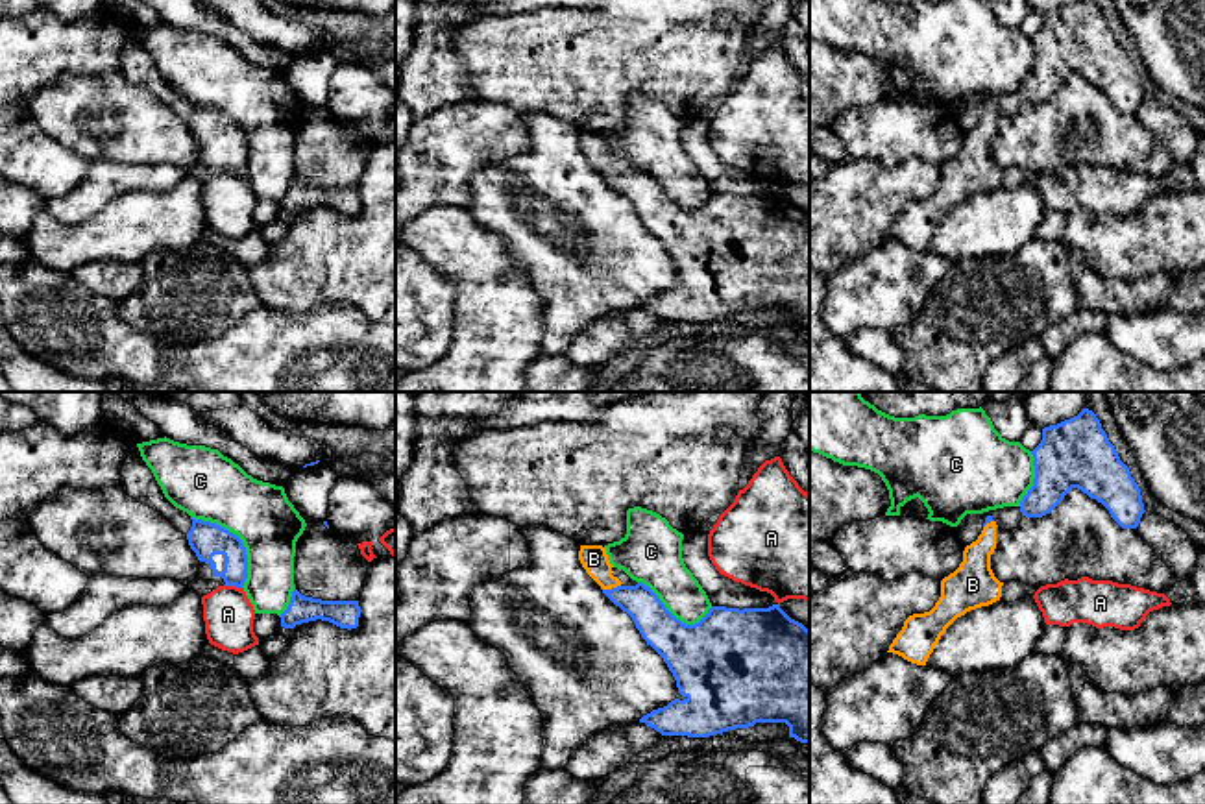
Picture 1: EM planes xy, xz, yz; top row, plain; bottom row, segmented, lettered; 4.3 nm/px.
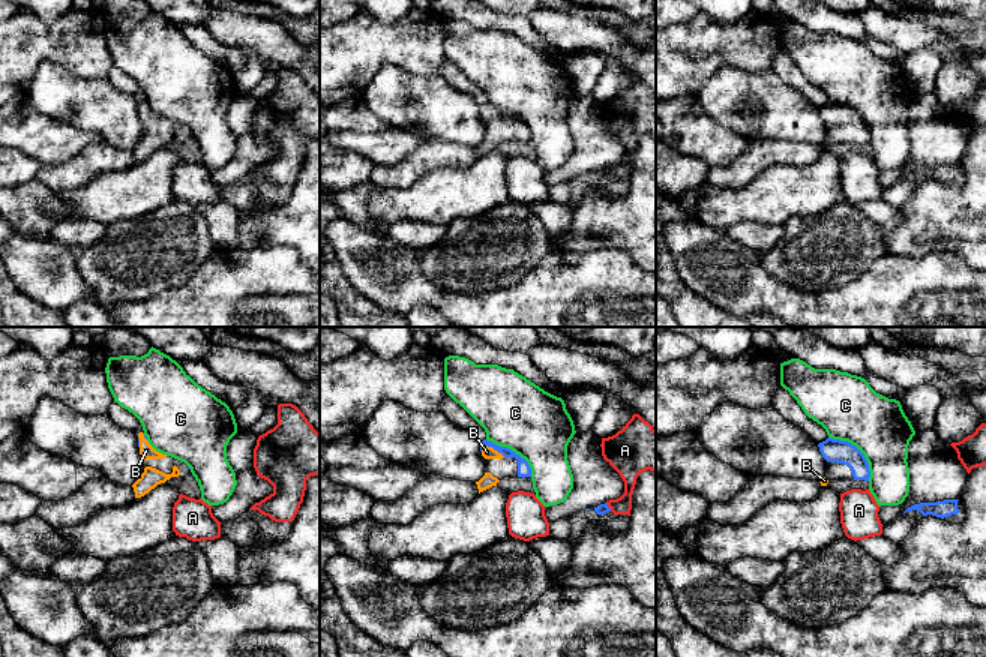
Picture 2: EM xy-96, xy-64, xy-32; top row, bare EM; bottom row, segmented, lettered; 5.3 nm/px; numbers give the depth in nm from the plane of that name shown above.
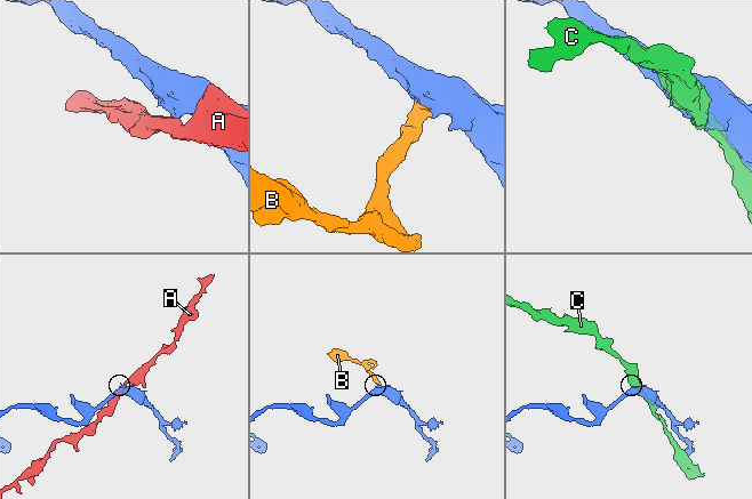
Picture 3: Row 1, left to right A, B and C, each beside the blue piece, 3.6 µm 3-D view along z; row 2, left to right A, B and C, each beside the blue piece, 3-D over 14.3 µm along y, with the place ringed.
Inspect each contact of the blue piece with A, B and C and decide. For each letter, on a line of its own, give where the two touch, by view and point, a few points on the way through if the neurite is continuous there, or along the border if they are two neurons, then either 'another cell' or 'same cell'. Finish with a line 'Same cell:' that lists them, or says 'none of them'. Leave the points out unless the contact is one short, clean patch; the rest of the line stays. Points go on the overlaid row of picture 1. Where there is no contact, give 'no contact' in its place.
A: meets blue in xy at (233, 584); another cell
B: meets blue in xz at (612, 588); runs through xz (657, 625), (631, 599), (612, 588), (594, 559); same cell
C: meets blue in xy at (239, 538); another cell
Same cell: B

